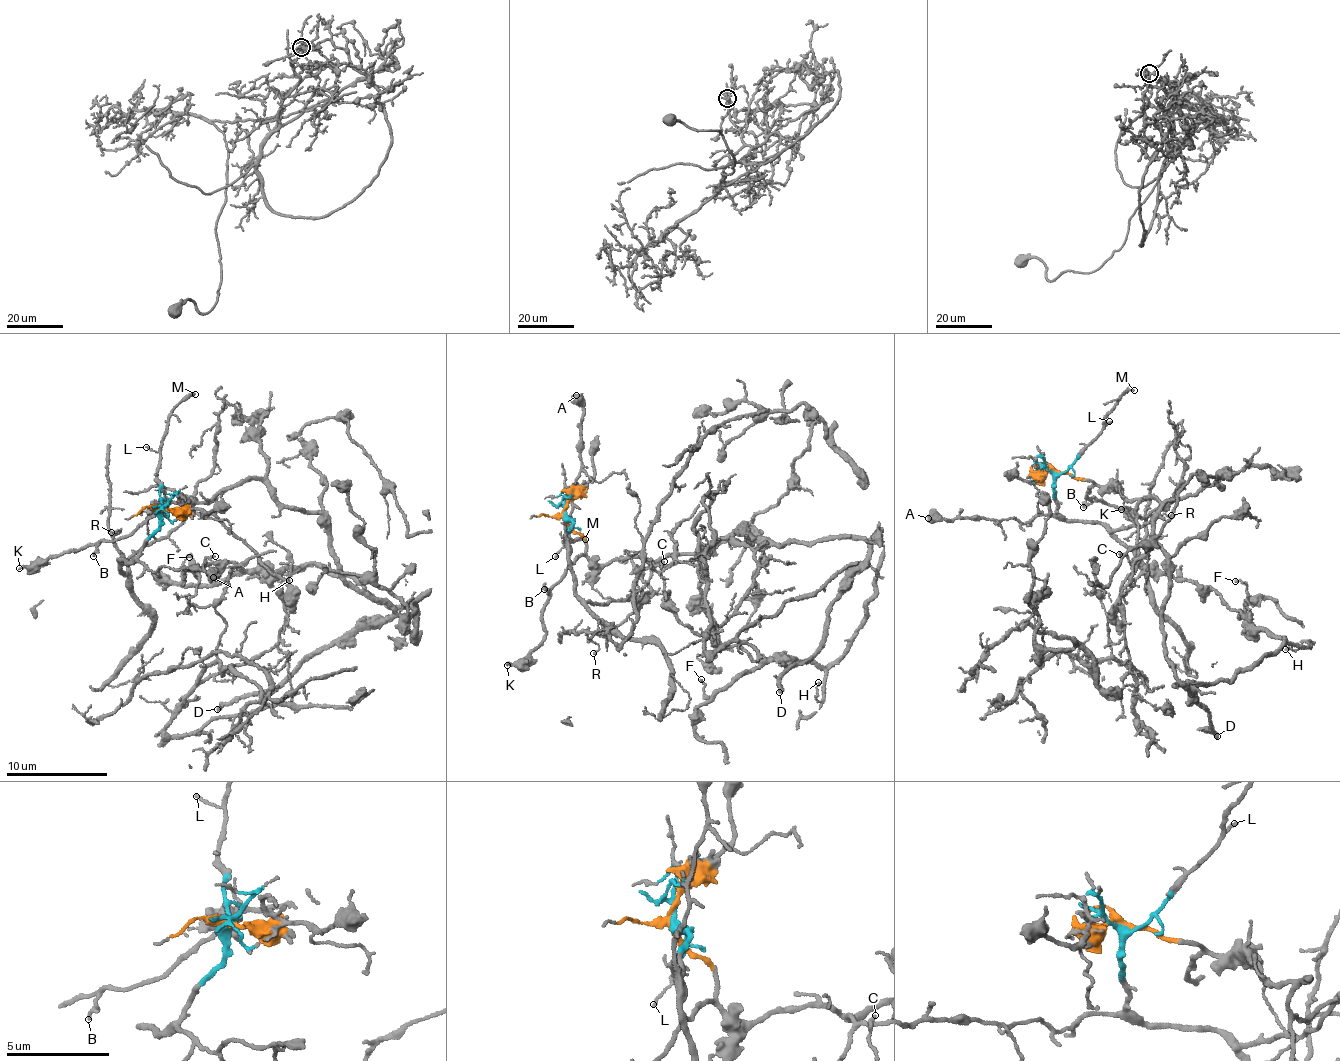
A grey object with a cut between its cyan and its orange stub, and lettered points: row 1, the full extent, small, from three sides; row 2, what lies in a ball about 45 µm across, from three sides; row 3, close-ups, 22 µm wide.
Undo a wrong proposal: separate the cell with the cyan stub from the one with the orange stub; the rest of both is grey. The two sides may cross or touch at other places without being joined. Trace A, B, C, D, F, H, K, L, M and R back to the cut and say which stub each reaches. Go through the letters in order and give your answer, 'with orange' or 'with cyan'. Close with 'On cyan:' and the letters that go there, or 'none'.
A: with cyan
B: with orange
C: with orange
D: with orange
F: with orange
H: with orange
K: with orange
L: with cyan
M: with cyan
R: with cyan
On cyan: A, L, M, R

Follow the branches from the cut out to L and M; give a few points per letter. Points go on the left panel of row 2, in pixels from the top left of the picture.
L: (160, 510), (162, 504), (157, 476), (160, 454), (145, 447)
M: (160, 510), (162, 504), (157, 476), (162, 460), (160, 445), (173, 410), (195, 394)

